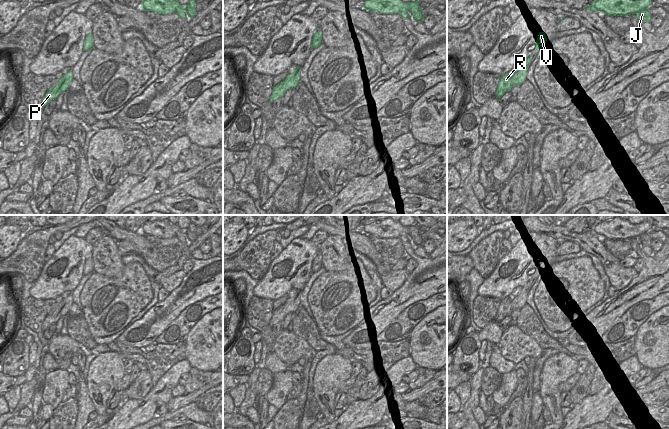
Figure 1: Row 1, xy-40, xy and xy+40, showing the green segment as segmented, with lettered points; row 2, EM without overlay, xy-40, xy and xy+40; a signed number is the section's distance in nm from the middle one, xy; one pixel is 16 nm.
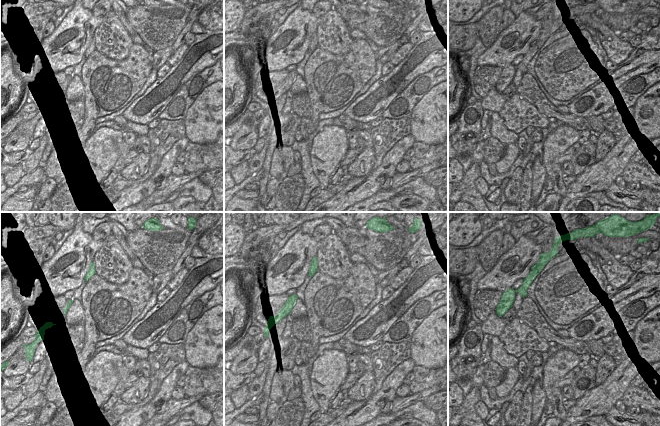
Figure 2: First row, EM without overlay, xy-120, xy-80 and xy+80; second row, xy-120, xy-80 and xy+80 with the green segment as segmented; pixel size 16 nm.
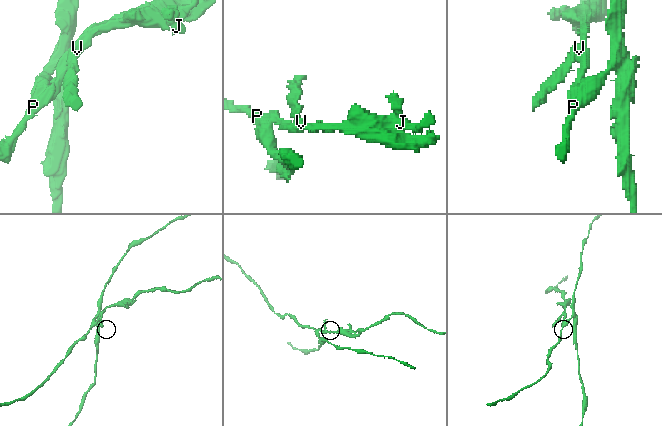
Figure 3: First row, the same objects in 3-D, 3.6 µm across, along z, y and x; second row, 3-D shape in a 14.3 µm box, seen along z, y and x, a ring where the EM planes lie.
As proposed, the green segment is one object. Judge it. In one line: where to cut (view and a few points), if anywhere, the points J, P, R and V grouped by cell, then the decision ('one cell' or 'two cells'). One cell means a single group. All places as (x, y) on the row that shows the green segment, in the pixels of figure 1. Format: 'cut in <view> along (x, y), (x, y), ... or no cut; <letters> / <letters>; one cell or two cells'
cut in xy+40 along (514, 73), (509, 89); J P V / R; two cells

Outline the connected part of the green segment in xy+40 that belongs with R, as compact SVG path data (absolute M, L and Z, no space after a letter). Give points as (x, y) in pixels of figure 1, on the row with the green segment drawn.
M510 71L508 73L501 75L501 78L500 78L500 81L498 83L497 90L496 90L496 93L495 93L495 94L498 95L498 97L502 97L507 91L510 91L511 78L512 78L513 74L514 73L512 73Z

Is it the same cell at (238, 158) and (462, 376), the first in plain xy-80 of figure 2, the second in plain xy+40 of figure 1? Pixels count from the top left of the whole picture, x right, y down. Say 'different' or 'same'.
same

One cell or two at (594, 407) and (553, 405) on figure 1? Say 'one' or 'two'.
two

